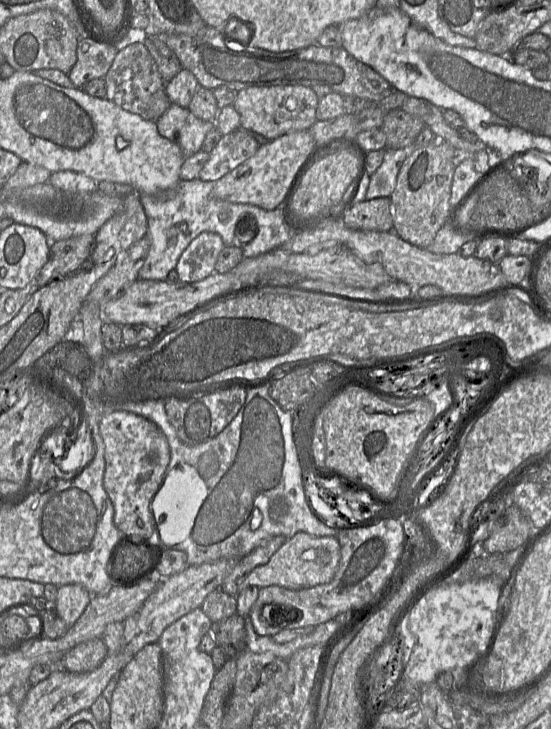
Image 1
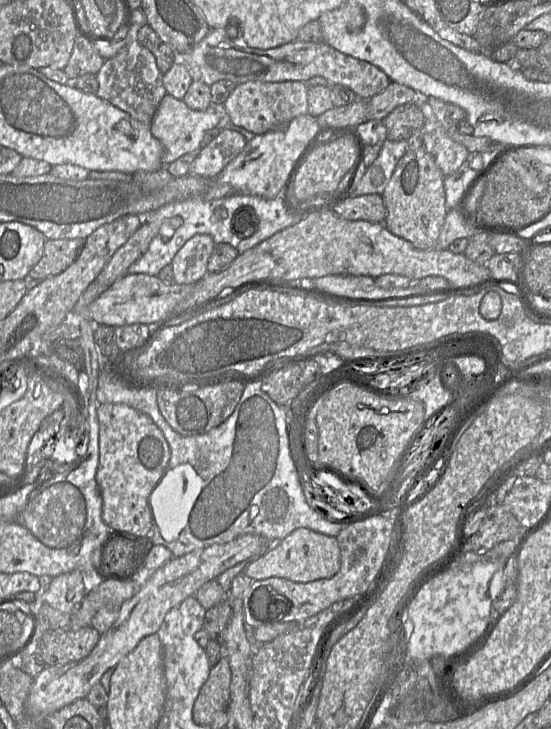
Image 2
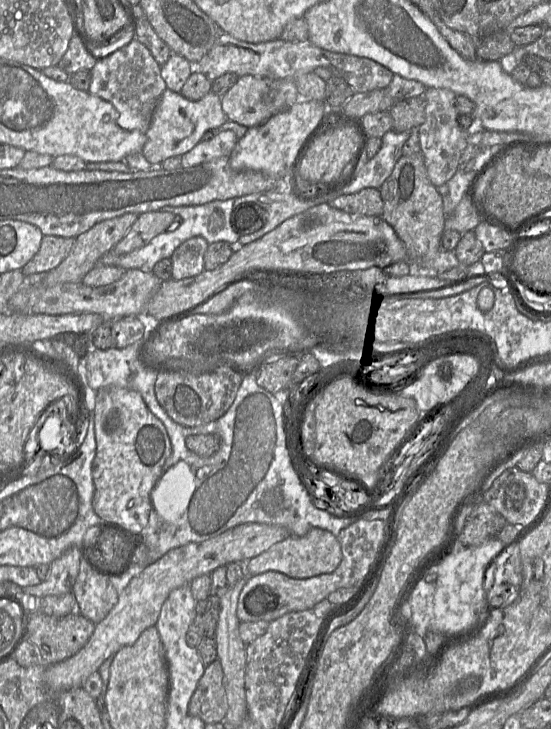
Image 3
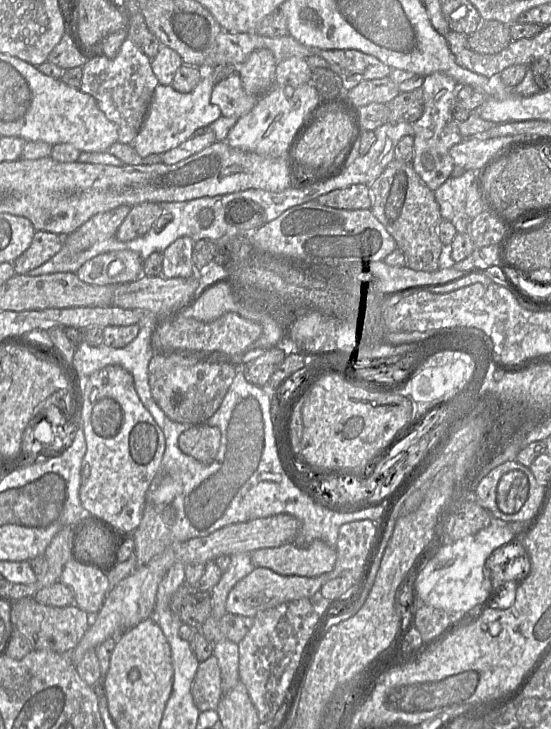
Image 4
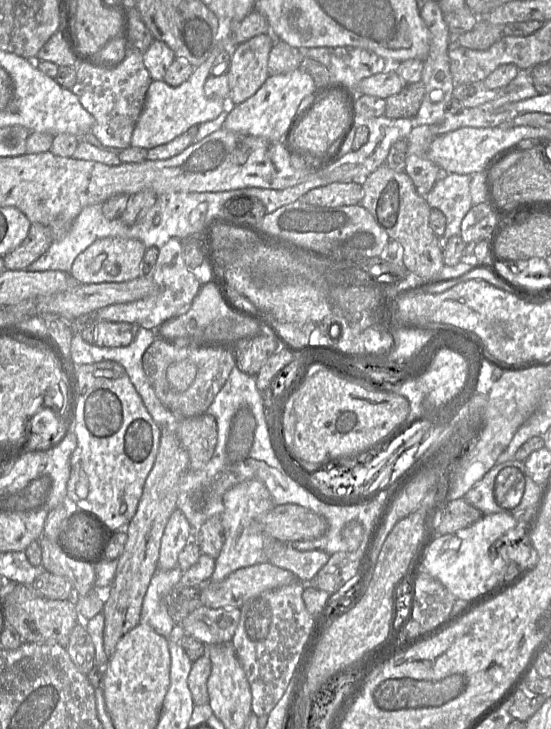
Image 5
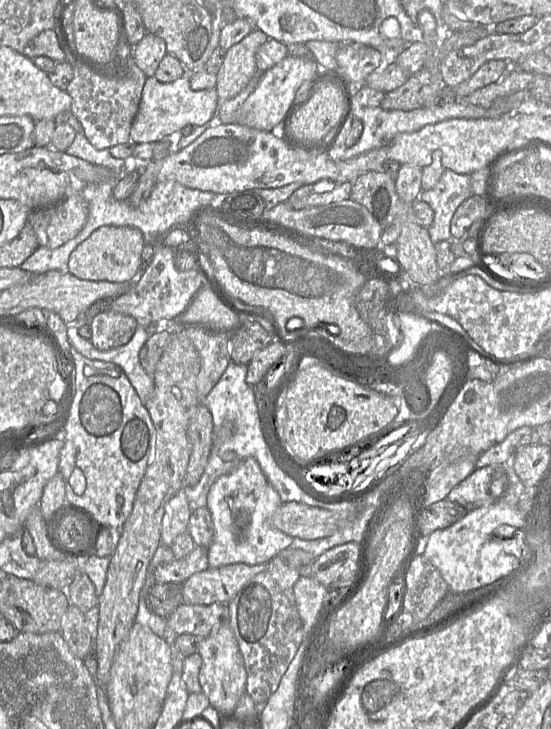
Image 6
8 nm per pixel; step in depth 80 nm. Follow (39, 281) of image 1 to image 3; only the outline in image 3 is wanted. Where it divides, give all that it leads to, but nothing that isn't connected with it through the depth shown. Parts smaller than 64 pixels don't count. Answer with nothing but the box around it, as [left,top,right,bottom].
[21,235,75,276]

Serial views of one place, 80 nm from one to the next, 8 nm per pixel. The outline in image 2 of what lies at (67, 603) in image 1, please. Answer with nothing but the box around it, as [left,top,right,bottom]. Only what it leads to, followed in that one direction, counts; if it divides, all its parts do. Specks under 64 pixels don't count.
[43,570,86,613]

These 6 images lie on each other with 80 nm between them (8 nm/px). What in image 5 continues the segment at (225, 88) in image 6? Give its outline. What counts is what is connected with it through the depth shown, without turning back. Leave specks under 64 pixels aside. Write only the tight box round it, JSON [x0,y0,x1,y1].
[227,33,274,104]

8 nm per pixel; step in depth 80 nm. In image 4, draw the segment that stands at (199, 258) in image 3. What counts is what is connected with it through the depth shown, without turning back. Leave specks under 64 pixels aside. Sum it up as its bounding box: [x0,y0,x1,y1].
[161,237,196,278]

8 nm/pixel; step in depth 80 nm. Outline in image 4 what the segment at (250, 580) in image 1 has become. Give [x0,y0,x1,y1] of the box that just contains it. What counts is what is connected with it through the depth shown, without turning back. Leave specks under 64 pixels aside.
[253,540,337,577]

